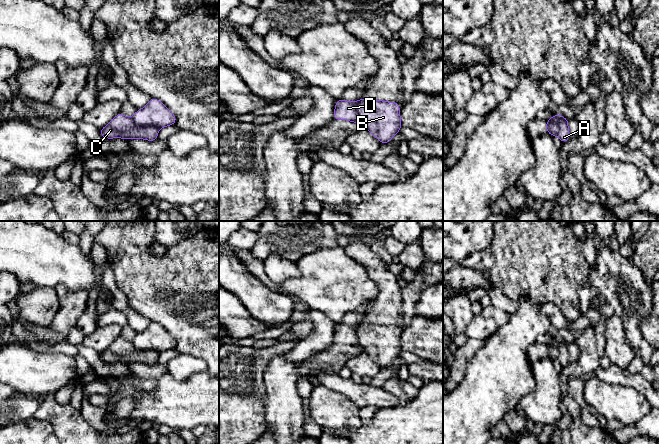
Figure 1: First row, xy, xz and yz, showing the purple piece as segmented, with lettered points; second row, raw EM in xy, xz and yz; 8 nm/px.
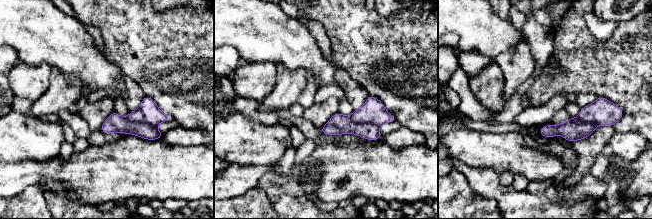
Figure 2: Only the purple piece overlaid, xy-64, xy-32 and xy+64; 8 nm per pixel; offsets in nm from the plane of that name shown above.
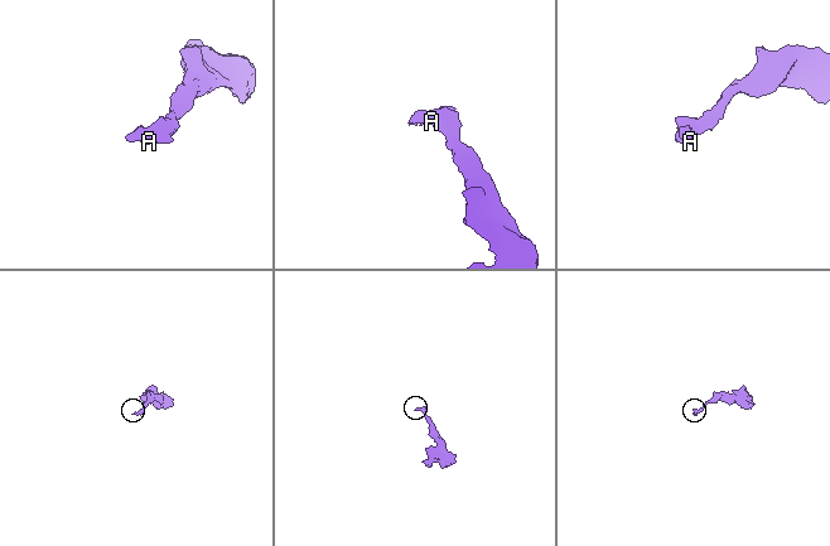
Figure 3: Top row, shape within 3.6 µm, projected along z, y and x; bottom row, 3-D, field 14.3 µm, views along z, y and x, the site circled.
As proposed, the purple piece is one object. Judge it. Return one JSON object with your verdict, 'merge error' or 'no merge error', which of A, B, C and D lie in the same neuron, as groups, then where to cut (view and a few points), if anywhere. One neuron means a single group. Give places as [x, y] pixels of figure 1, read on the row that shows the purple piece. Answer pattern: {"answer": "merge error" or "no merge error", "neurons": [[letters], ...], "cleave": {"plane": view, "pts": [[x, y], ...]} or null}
{"answer": "merge error", "neurons": [["A", "C", "D"], ["B"]], "cleave": {"plane": "xy", "pts": [[131, 118], [139, 125], [152, 125], [158, 129]]}}

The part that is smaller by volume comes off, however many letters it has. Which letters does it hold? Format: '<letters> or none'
A, C, D

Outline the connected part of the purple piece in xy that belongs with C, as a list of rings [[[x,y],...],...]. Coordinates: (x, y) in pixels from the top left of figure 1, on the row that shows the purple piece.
[[[120,112],[99,132],[105,139],[144,139],[154,142],[157,141],[159,129],[153,126],[139,126],[131,117]]]

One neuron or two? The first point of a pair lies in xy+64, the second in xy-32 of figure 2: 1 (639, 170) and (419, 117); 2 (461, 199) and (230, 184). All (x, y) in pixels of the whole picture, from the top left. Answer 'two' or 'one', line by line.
1: two
2: two

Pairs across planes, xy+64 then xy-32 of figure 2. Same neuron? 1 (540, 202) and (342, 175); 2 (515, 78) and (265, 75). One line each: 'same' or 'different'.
1: different
2: different

